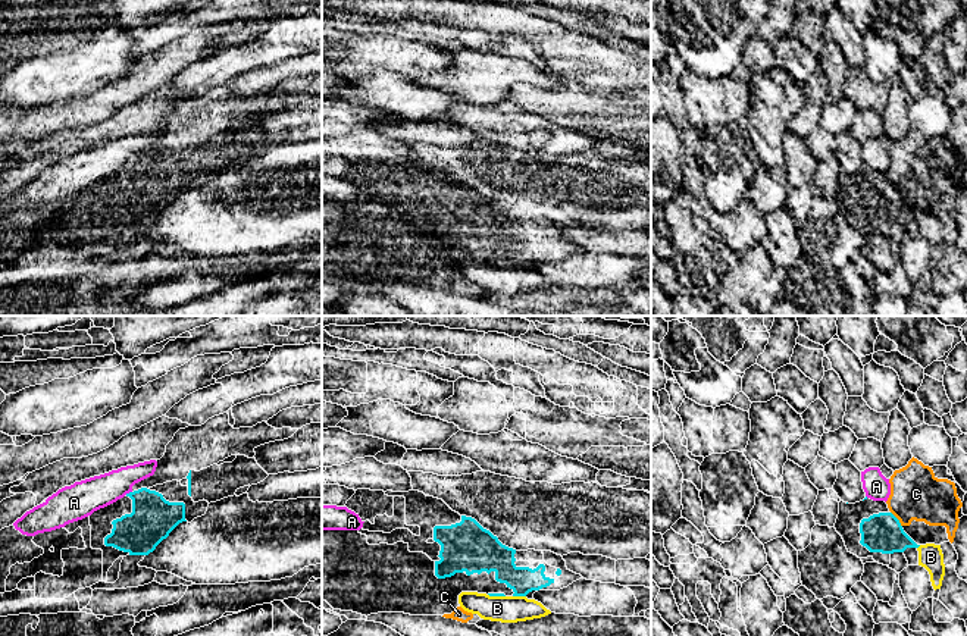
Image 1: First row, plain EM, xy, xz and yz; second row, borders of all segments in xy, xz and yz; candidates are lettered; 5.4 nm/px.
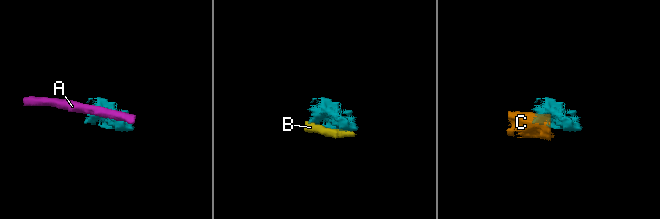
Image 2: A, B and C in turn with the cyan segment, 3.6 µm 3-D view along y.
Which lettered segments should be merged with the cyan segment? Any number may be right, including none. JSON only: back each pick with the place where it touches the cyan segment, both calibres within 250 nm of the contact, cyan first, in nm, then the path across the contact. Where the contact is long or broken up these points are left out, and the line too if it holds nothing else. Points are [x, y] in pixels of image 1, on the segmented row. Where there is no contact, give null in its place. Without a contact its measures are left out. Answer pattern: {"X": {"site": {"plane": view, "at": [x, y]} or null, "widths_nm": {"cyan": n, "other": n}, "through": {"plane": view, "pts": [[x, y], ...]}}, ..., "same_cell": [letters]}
{"same_cell": []}

